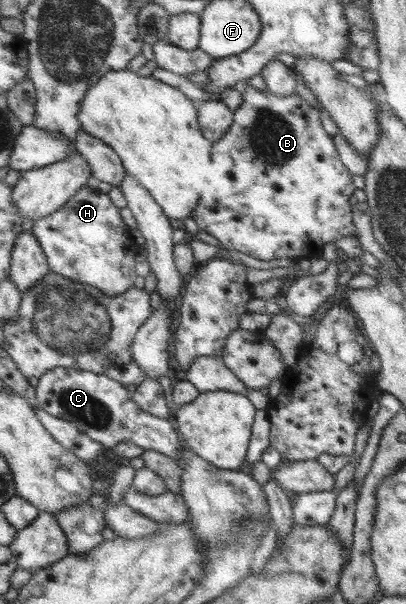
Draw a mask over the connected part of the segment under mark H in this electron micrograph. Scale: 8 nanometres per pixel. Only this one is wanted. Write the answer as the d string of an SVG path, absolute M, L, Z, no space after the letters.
M86 186L56 213L34 221L31 230L45 251L51 272L97 288L106 296L123 295L135 287L136 251L141 248L126 235L128 227L121 209L112 203L108 193Z

